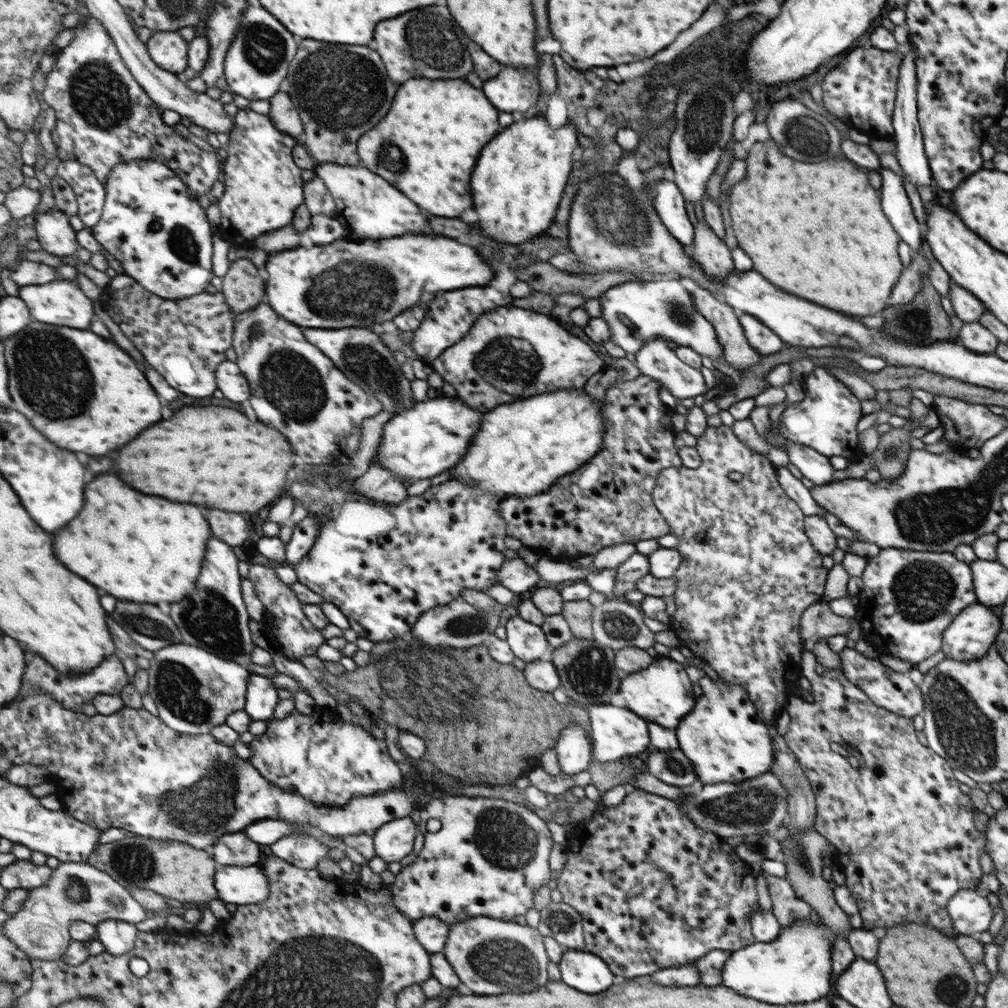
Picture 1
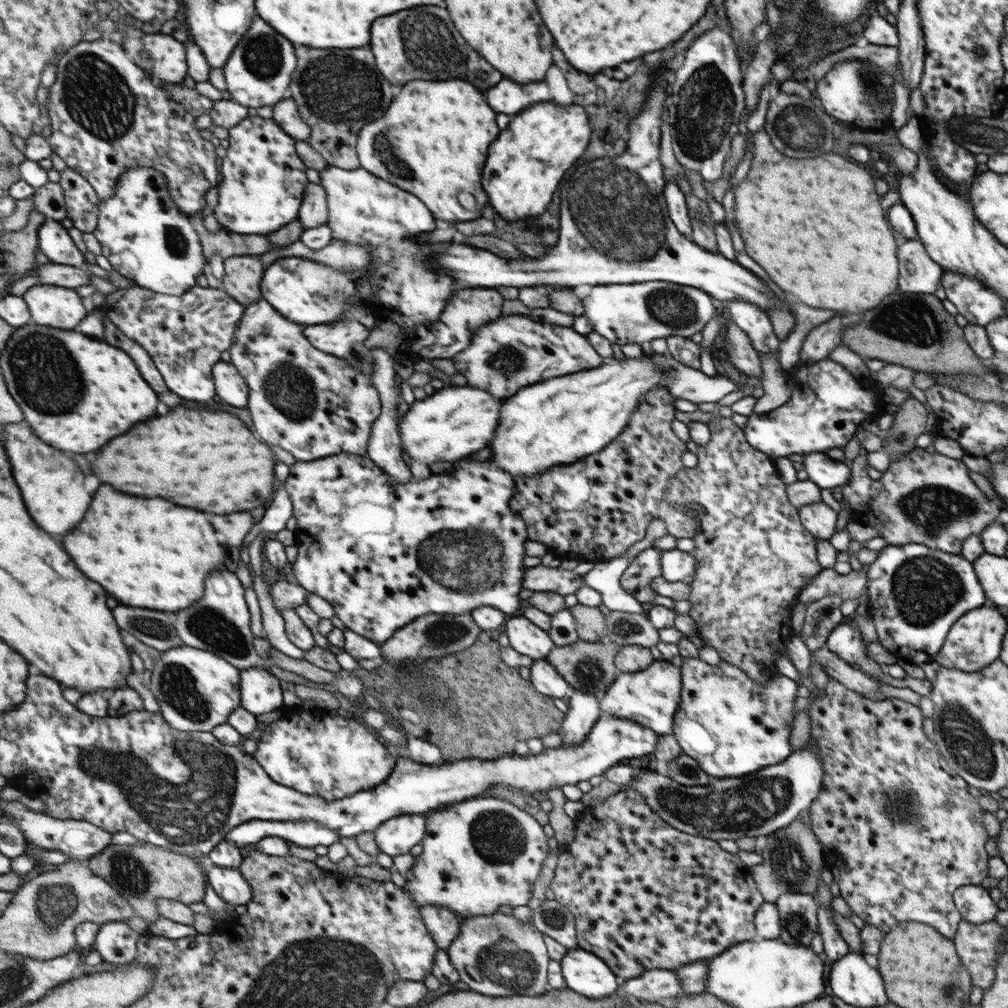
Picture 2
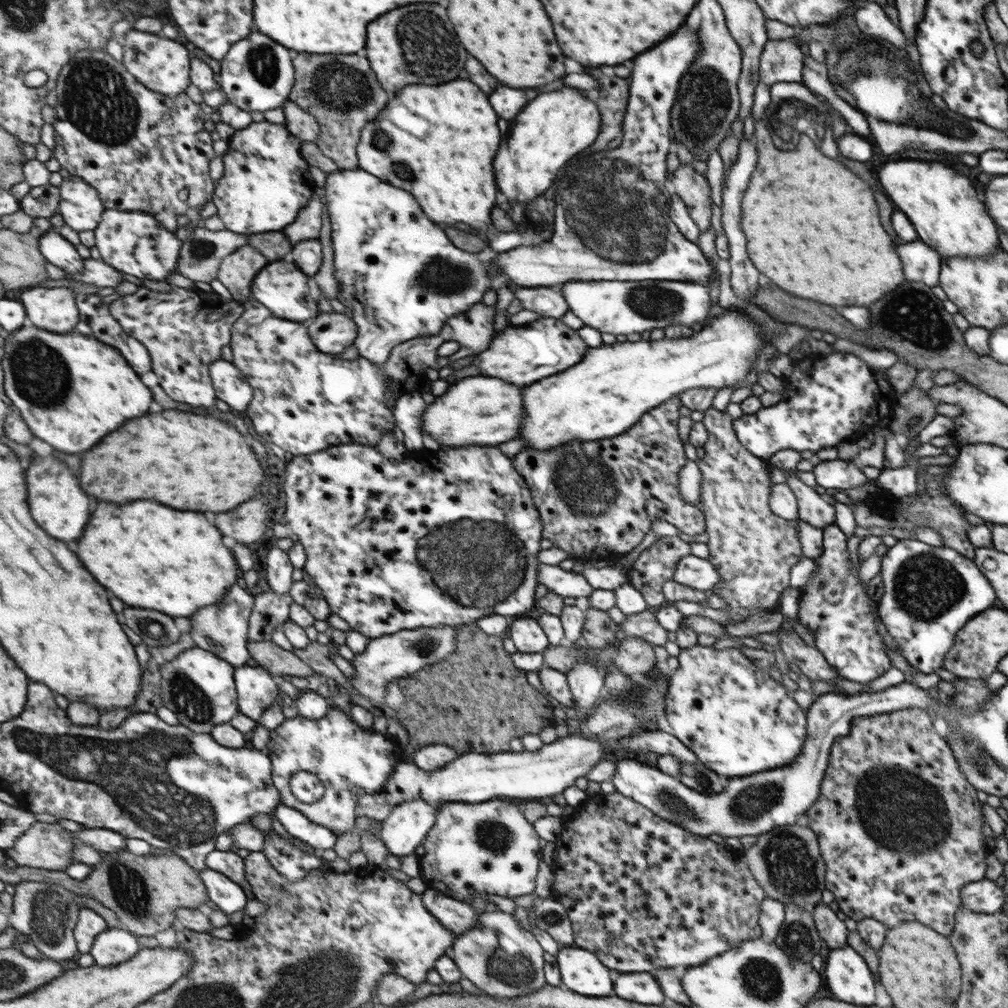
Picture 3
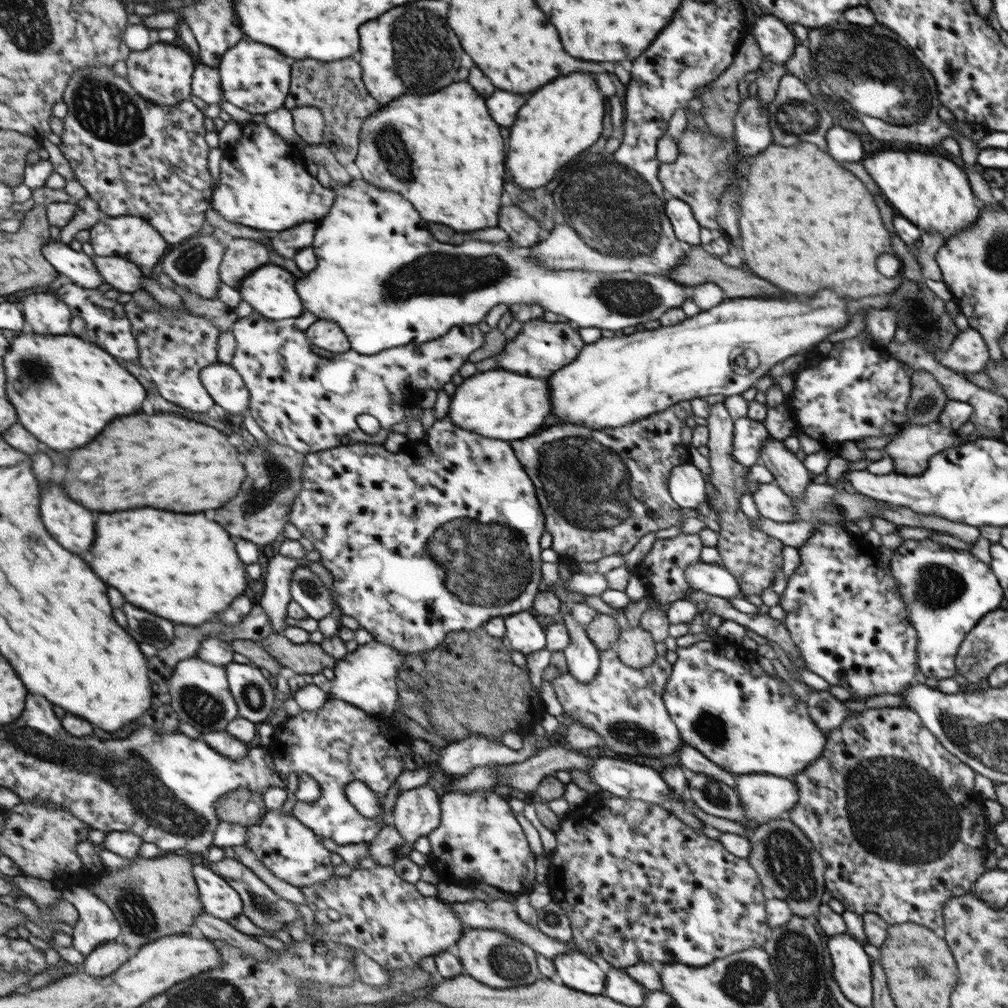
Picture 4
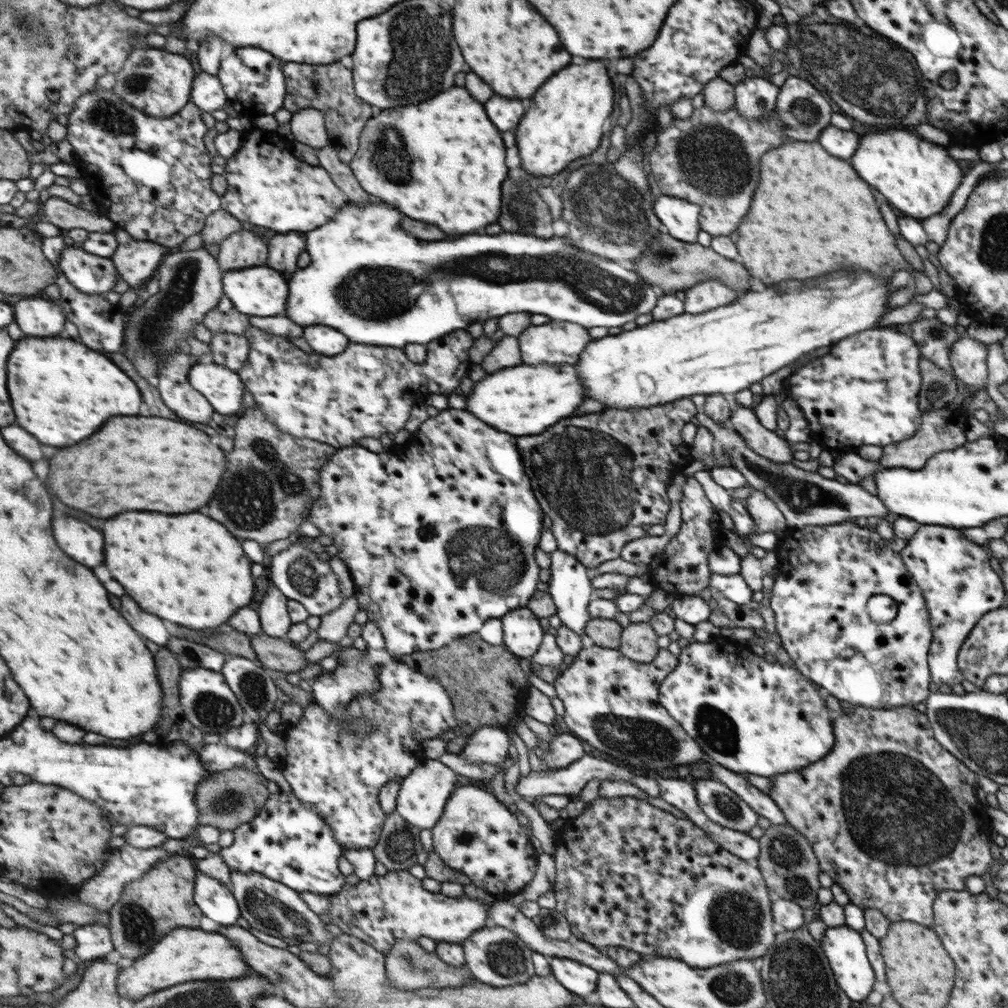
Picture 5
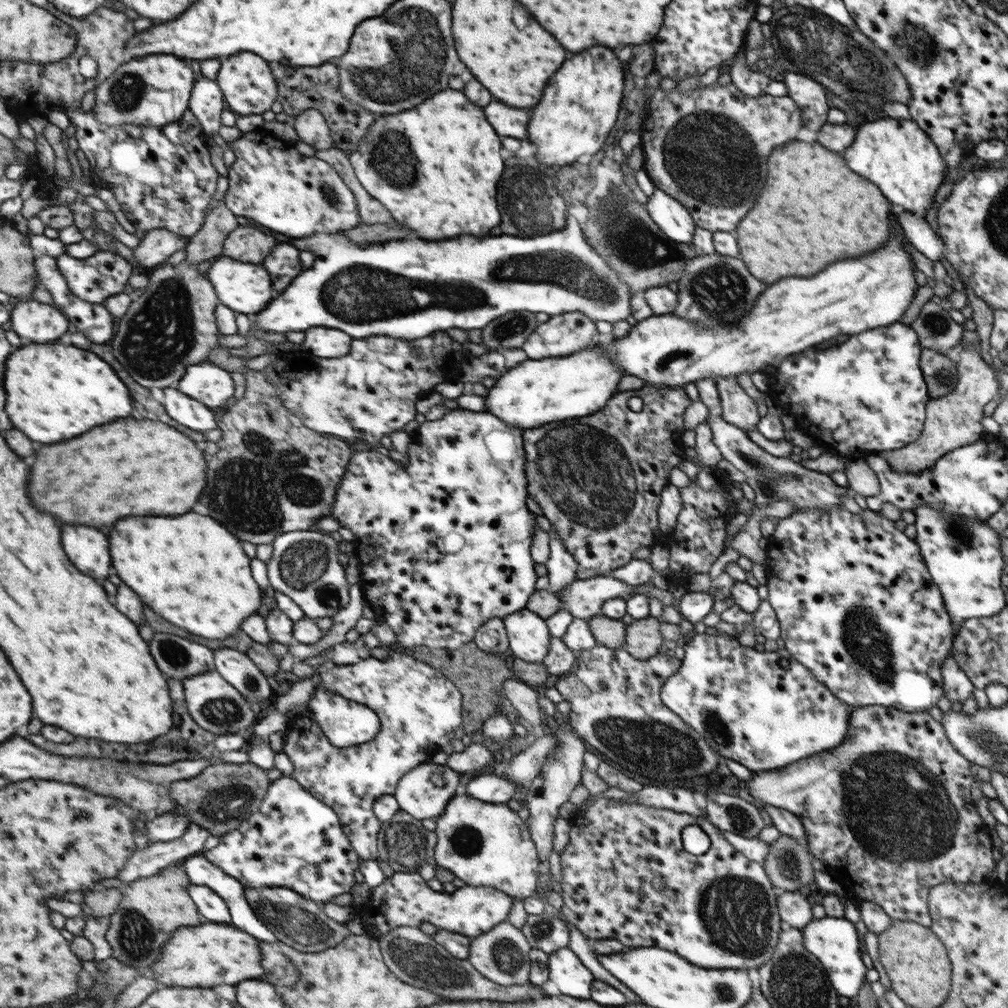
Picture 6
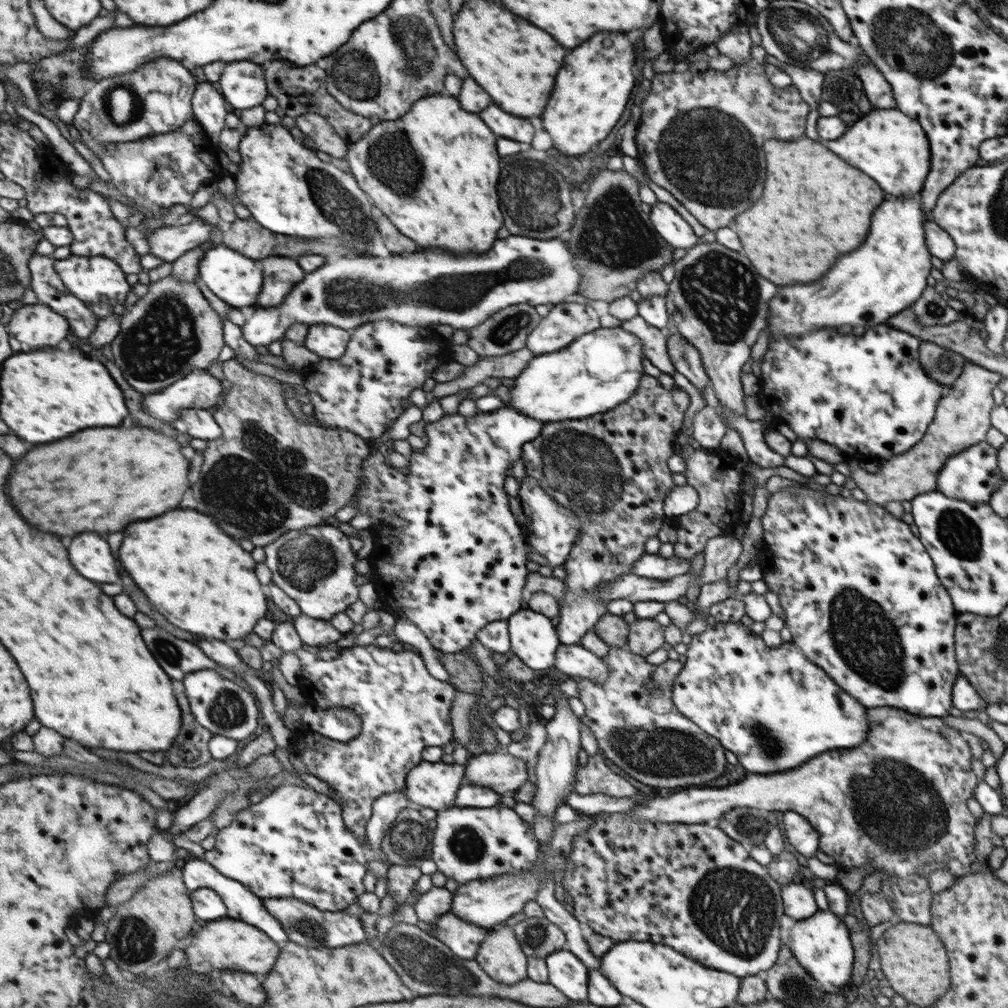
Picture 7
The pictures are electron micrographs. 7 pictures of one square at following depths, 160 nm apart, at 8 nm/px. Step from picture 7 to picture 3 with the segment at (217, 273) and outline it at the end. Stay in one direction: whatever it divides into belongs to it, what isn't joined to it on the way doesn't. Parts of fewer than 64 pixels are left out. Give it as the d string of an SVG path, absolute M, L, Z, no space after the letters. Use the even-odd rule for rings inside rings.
M269 262L271 266L267 266L263 270L263 274L259 274L259 278L255 278L254 286L252 286L252 298L259 300L263 306L267 306L279 318L291 319L293 322L305 322L316 318L320 313L318 300L311 298L311 286L309 286L309 275L295 262Z

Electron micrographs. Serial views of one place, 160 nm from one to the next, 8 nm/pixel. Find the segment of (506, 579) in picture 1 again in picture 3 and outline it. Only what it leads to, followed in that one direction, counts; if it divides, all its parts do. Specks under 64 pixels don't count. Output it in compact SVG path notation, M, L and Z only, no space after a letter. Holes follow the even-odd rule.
M539 562L538 581L548 591L557 596L576 599L578 596L589 596L593 590L581 573L563 570L557 565L547 565Z

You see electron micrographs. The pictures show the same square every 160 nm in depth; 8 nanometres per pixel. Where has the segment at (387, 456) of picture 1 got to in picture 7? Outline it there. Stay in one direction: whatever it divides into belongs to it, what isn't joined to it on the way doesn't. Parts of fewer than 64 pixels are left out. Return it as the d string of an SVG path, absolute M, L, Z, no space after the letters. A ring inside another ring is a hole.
M597 328L570 342L565 349L554 353L533 356L526 362L525 368L514 378L515 384L509 387L509 401L503 406L510 406L519 414L540 420L543 423L560 420L575 420L606 413L614 406L621 405L641 384L641 341L631 333L617 328Z

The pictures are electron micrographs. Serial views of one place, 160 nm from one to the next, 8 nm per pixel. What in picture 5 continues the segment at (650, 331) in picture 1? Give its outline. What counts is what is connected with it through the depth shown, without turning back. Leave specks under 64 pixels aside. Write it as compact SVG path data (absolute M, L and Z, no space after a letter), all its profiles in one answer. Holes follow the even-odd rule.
M372 197L371 202L367 202L367 204L363 205L355 205L349 202L343 208L340 208L338 210L338 213L333 217L333 220L331 220L331 222L327 222L327 225L321 226L321 228L315 231L307 232L307 246L305 246L305 250L308 254L311 255L312 261L311 264L307 266L307 268L300 268L300 270L298 270L295 273L295 276L293 276L293 278L290 278L290 294L289 301L287 301L288 309L286 310L286 313L284 315L303 328L305 328L306 326L313 325L331 326L331 328L343 331L343 334L346 334L347 338L350 339L350 341L353 343L369 344L371 346L387 346L401 349L403 348L403 346L407 346L407 344L429 344L431 341L435 341L436 338L443 337L447 333L453 333L457 329L465 329L465 326L469 326L469 324L473 322L483 322L486 318L489 317L499 318L504 314L511 313L530 312L530 314L543 314L543 316L547 316L547 318L550 318L550 320L573 322L575 324L578 324L579 326L586 327L588 330L601 327L613 328L613 326L625 328L627 326L631 326L633 320L635 320L635 318L637 318L639 314L649 314L649 312L651 313L655 308L655 303L658 302L658 298L653 293L653 288L651 288L652 284L645 282L643 278L641 278L639 274L635 272L635 270L626 270L625 268L619 266L619 264L613 261L610 261L608 259L601 259L600 256L595 256L594 254L589 254L584 250L579 250L578 248L572 246L570 242L565 242L567 238L557 237L543 240L543 238L535 238L535 236L523 236L523 234L511 234L509 232L503 232L503 234L497 234L497 236L483 236L483 234L467 234L467 236L459 236L459 238L455 238L455 240L447 240L447 242L423 241L421 239L411 238L410 235L405 234L405 232L403 232L403 228L399 226L399 221L401 221L402 217L405 216L401 216L401 212L399 209L396 209L394 206L389 206L385 203L381 203Z

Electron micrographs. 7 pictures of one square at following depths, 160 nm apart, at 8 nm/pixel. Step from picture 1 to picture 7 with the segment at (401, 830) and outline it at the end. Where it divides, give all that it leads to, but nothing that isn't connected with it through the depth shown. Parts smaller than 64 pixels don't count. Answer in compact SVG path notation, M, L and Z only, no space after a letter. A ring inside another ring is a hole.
M420 762L406 775L404 793L413 808L450 808L461 788L463 765Z

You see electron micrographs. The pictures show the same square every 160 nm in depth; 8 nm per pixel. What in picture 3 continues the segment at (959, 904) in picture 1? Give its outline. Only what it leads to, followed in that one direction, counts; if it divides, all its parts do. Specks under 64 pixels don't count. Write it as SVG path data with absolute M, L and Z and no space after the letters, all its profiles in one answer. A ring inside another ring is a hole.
M983 878L962 886L961 906L974 913L993 914L1001 911L1004 897L1003 889L995 881Z

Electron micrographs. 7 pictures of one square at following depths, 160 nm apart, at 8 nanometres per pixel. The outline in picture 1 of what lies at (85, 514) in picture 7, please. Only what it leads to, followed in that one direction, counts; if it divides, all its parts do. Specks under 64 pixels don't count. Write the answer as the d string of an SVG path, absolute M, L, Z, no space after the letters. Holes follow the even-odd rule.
M201 406L183 408L171 420L163 420L151 426L151 430L145 430L143 436L135 438L135 442L123 450L119 468L121 478L145 494L159 494L175 502L195 502L199 506L227 512L259 512L283 494L285 484L288 490L287 472L295 466L294 458L294 446L279 434L279 430L263 422L251 422L243 412L233 408Z

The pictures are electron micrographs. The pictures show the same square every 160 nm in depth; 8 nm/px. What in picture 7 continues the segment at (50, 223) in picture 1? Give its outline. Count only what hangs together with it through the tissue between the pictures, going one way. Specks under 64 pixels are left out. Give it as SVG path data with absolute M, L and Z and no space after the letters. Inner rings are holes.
M71 254L65 260L56 260L55 266L70 292L87 303L99 319L127 312L126 302L132 285L127 282L127 273L116 260Z

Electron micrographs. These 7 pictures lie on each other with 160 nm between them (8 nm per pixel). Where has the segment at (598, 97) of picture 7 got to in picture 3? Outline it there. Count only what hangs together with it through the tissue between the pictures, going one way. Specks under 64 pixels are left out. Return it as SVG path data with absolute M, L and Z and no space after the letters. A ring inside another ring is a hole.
M559 88L541 92L531 100L531 106L513 118L511 132L503 138L499 154L495 154L495 182L508 202L525 205L551 186L559 168L581 150L597 140L602 119L593 102L585 100L575 88Z

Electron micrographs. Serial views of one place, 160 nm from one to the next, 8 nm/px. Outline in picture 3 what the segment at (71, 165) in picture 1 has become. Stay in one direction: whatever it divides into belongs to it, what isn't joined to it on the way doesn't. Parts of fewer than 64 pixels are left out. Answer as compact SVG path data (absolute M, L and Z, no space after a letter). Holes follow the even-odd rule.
M77 176L63 180L59 188L62 197L60 213L64 216L66 225L80 234L95 231L102 223L103 213L107 209L99 192Z

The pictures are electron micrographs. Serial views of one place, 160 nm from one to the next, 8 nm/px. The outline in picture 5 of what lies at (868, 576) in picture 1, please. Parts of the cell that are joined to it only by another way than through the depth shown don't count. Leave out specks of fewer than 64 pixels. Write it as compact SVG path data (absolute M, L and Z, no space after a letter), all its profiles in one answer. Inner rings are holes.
M919 525L918 529L915 531L913 536L905 543L905 546L898 552L899 554L903 554L903 562L907 562L907 570L911 570L911 578L914 578L914 581L917 582L920 590L923 590L923 598L927 598L927 612L931 611L931 630L935 630L935 642L931 642L931 678L935 678L935 685L940 686L941 684L945 684L949 687L955 684L961 684L964 680L962 676L962 672L957 669L956 657L959 653L959 645L963 644L965 638L969 634L969 631L973 628L973 625L990 610L995 610L999 608L1001 604L1003 604L1003 600L1005 600L1005 596L1003 596L1003 587L1000 578L997 577L997 574L991 569L989 566L989 562L987 562L987 556L985 556L985 552L977 546L977 542L971 542L966 538L963 538L963 535L958 531L958 529L947 527L947 526L939 526L939 525Z

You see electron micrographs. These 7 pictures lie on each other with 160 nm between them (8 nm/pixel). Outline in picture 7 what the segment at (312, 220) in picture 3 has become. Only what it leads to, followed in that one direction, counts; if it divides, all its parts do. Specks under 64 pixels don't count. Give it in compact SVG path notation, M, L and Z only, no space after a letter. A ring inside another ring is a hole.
M272 256L264 260L265 262L260 262L261 266L265 268L262 294L259 295L255 307L243 309L245 314L251 314L257 309L283 306L287 296L306 277L301 266L297 264L297 260L293 260L293 258Z

